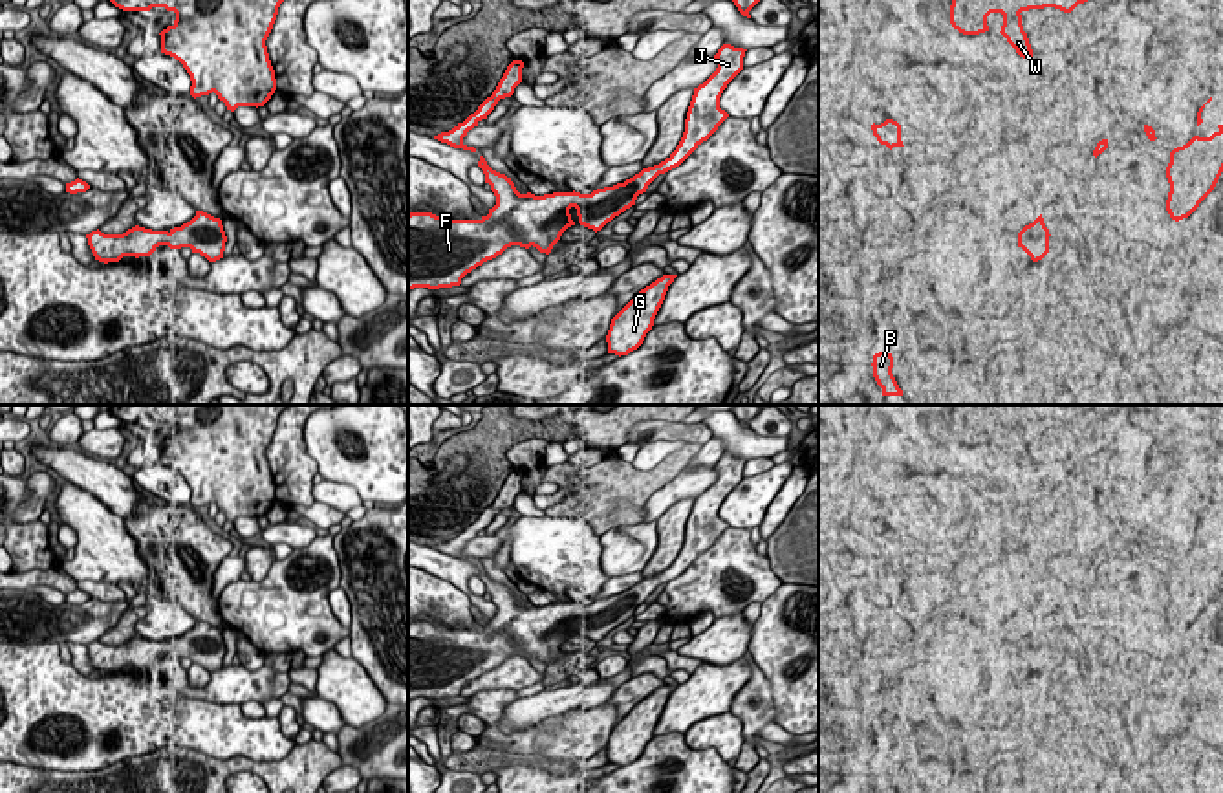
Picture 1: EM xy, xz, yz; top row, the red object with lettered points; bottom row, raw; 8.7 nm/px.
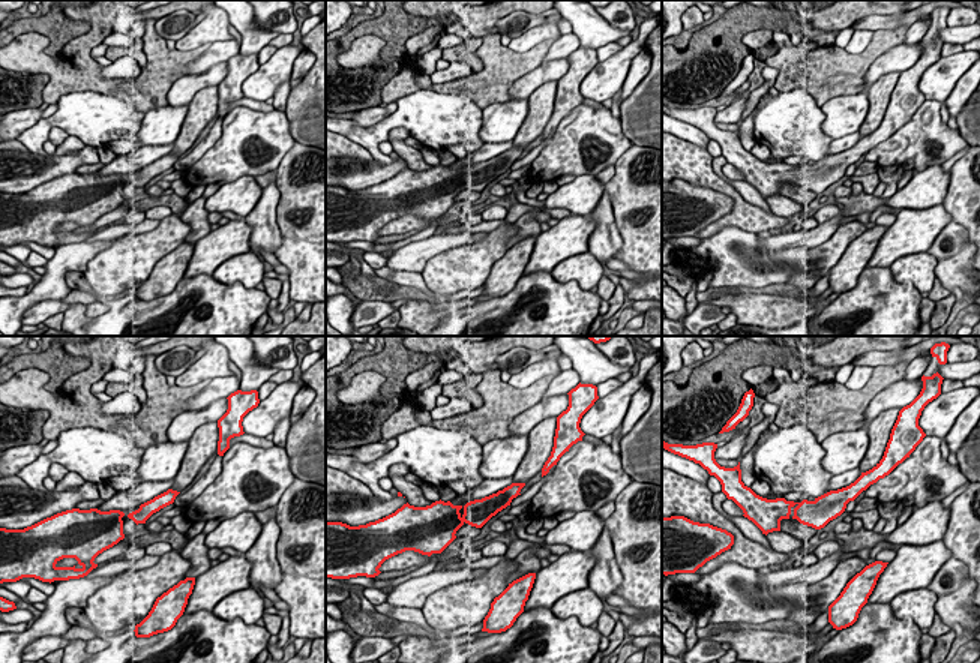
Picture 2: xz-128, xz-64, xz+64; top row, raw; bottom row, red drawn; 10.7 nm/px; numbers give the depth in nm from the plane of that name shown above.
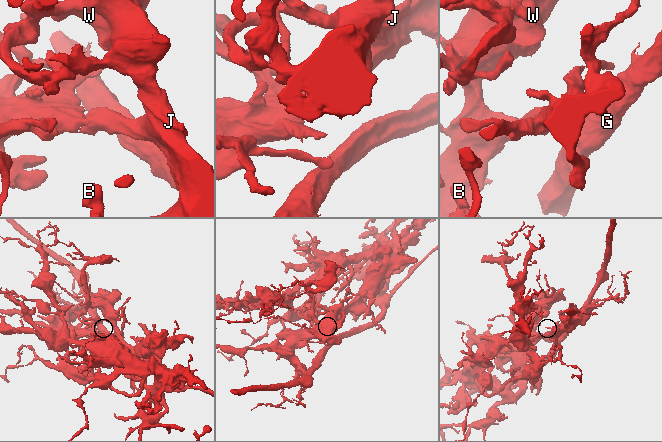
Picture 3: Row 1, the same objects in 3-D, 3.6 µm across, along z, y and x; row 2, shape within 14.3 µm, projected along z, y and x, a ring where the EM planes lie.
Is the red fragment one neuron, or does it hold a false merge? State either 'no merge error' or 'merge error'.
no merge error

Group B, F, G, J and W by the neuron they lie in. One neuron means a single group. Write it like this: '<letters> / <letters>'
B F G J W

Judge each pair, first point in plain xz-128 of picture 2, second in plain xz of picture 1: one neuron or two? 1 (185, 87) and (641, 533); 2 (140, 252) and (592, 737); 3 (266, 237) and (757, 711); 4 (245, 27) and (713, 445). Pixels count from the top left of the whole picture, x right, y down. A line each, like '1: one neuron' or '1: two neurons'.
1: two neurons
2: one neuron
3: one neuron
4: two neurons

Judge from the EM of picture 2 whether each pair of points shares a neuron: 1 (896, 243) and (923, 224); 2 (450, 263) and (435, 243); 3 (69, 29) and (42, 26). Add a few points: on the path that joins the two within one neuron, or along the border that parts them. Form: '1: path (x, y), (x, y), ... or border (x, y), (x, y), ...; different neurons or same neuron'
1: path (902, 239), (917, 228); same neuron
2: border (476, 240), (435, 254), (420, 272); different neurons
3: path (63, 29), (48, 26); same neuron

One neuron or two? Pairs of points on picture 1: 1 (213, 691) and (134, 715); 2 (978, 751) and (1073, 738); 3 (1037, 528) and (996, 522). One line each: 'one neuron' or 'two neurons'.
1: two neurons
2: one neuron
3: two neurons

